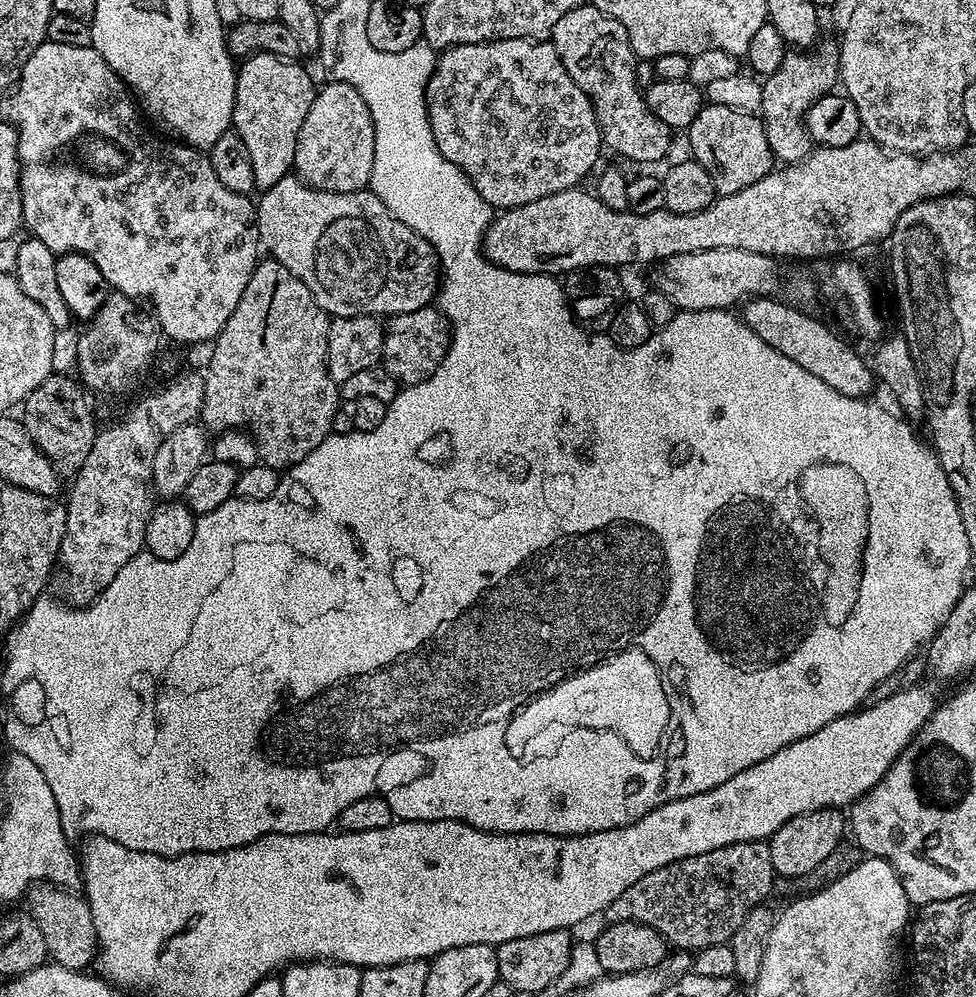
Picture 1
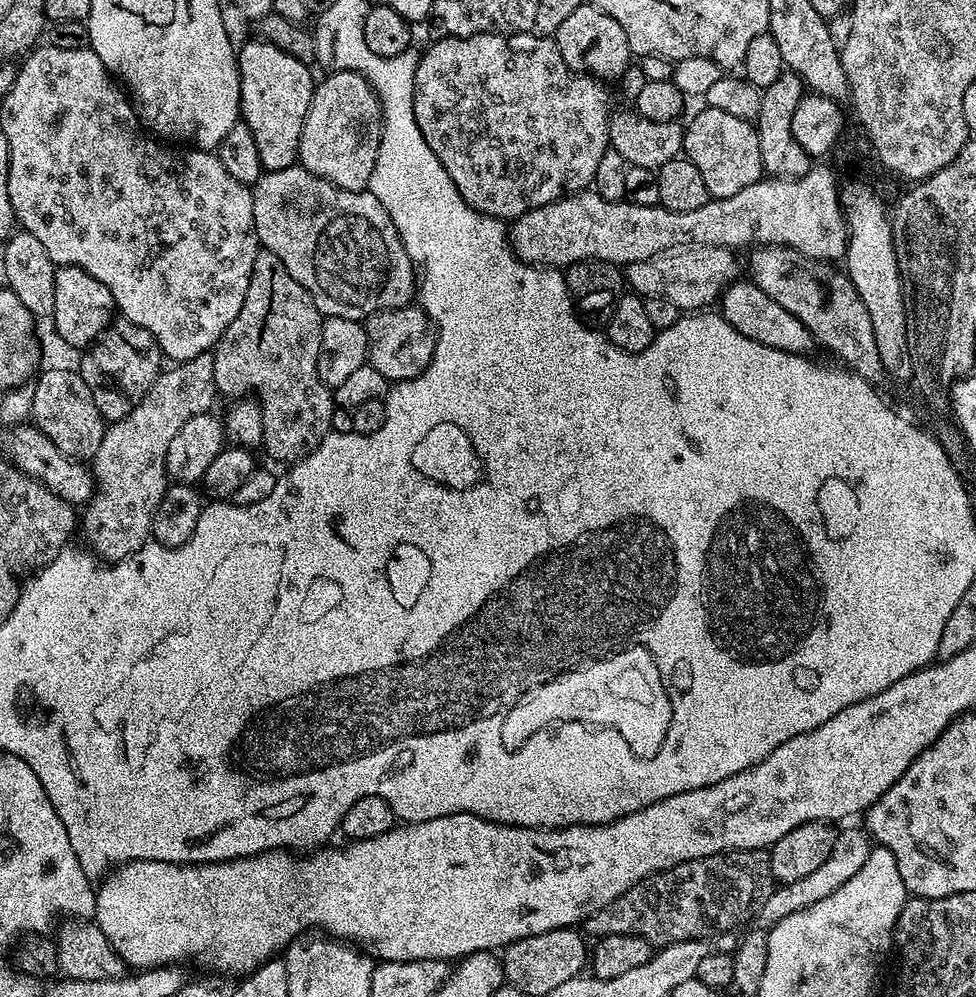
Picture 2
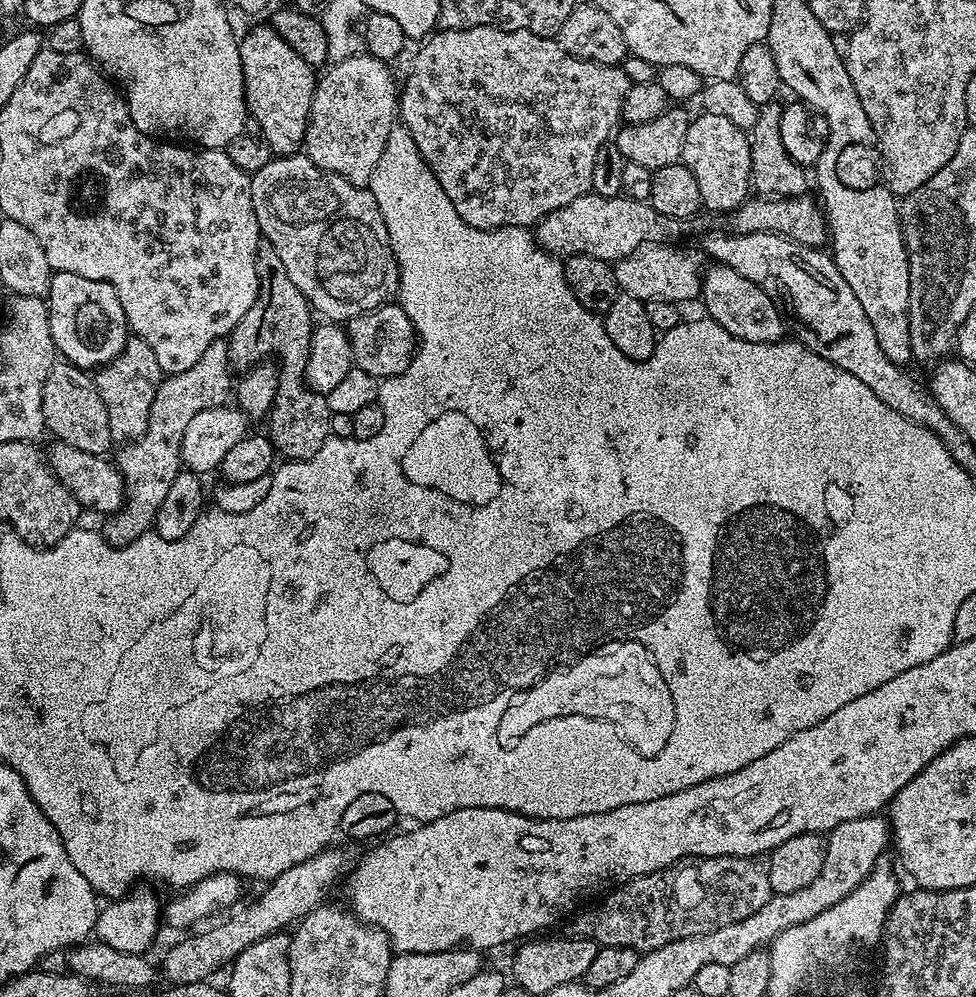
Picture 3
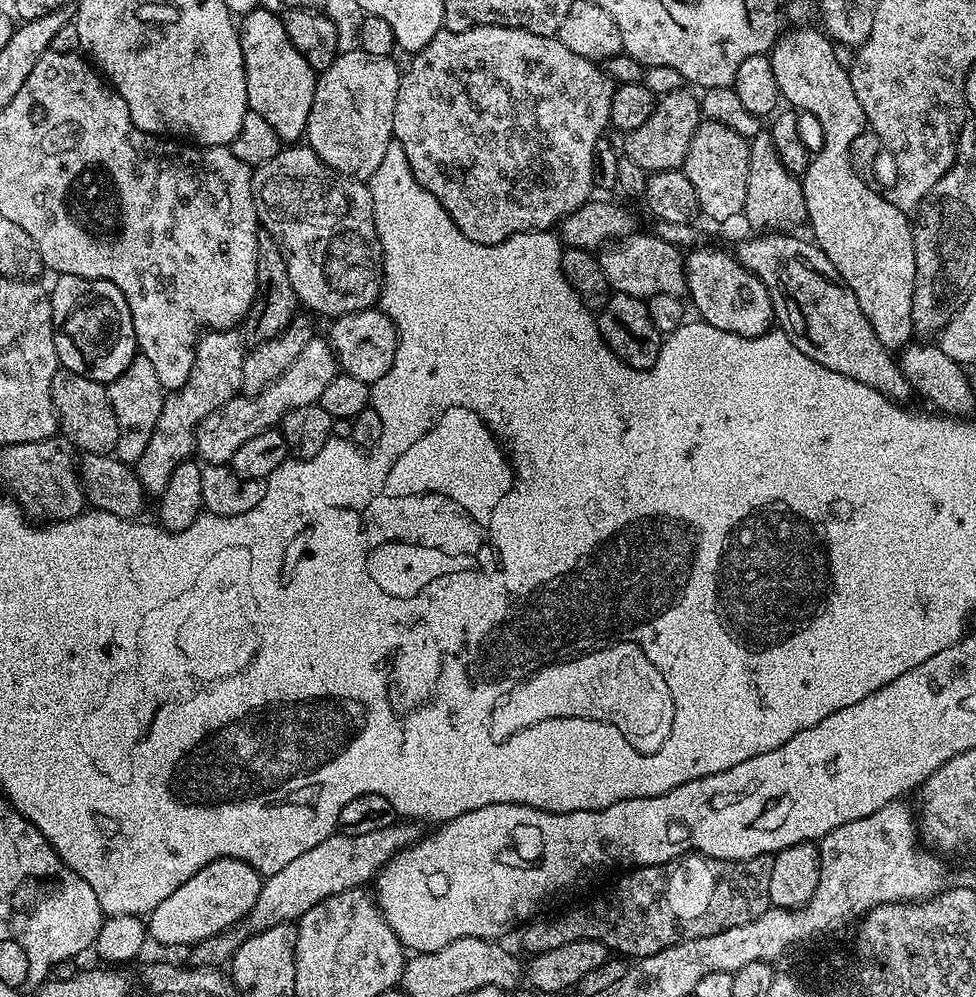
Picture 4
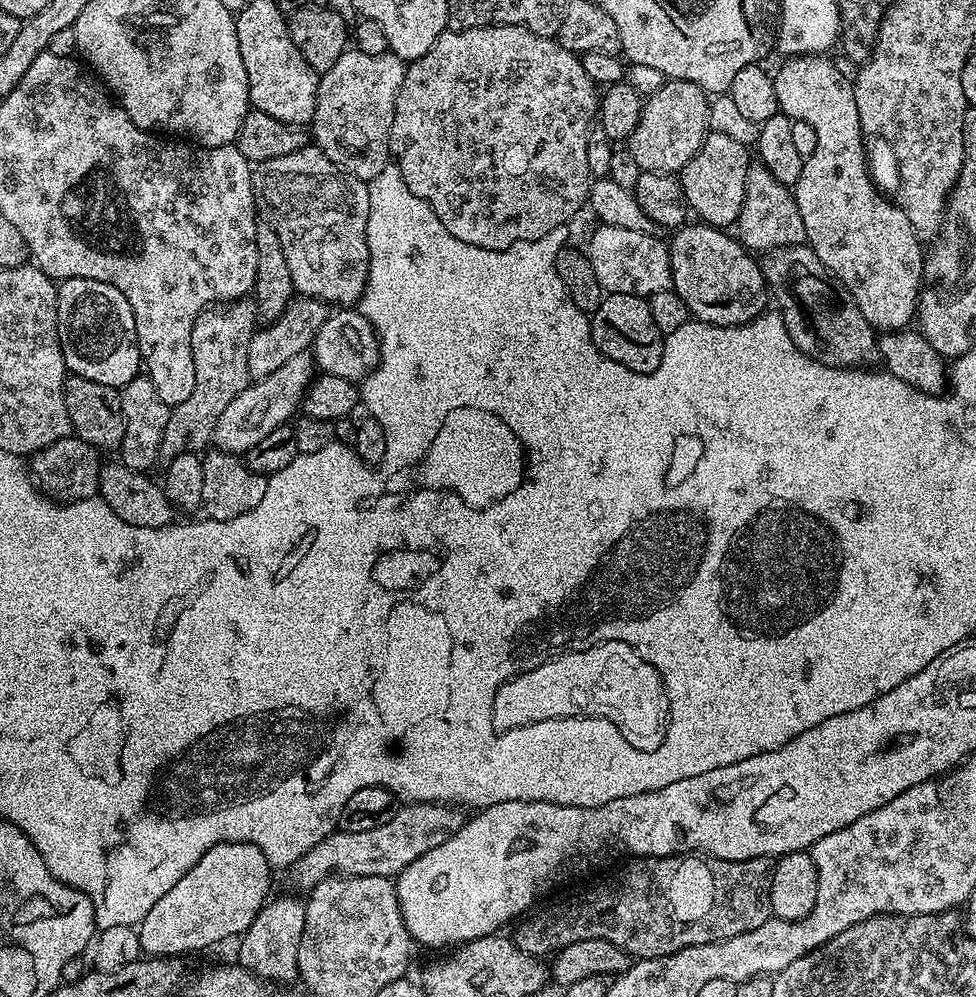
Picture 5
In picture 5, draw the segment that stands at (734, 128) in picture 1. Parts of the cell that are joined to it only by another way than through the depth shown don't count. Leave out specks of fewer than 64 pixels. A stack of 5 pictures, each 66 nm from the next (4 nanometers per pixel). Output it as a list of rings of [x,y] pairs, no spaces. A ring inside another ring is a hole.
[[[709,131],[704,137],[702,146],[690,162],[681,168],[678,179],[686,194],[686,202],[693,213],[696,212],[701,221],[711,224],[713,228],[727,229],[728,224],[735,225],[740,219],[740,207],[746,194],[746,174],[750,157],[749,149],[742,142],[736,142],[718,132]]]

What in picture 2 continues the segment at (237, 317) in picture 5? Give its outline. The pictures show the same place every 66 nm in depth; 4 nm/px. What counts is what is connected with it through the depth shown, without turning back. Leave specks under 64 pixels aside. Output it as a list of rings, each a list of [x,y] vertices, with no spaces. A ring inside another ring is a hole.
[[[203,352],[198,354],[198,358],[176,362],[168,367],[161,371],[160,377],[152,383],[150,390],[146,390],[142,402],[138,402],[138,406],[126,418],[113,420],[105,427],[102,446],[98,446],[98,450],[91,458],[94,491],[82,508],[82,532],[84,528],[85,540],[83,543],[101,561],[115,562],[129,559],[149,543],[154,514],[170,483],[166,470],[166,450],[170,450],[170,441],[174,438],[174,434],[178,434],[178,430],[182,430],[184,423],[190,422],[190,418],[195,416],[205,415],[211,409],[208,407],[218,399],[212,352]]]

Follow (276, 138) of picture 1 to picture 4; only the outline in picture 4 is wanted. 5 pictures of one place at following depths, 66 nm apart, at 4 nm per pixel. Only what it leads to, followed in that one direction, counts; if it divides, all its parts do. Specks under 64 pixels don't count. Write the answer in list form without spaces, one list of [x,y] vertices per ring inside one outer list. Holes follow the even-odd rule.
[[[267,6],[256,8],[253,12],[243,13],[238,24],[238,31],[244,69],[246,70],[246,94],[248,95],[249,109],[262,114],[262,118],[266,118],[266,122],[270,122],[270,130],[274,130],[274,134],[278,134],[281,142],[299,141],[296,139],[299,136],[301,139],[308,131],[310,106],[314,106],[317,72],[310,66],[310,62],[306,62],[306,58],[302,58],[302,54],[298,54],[298,50],[294,50],[294,42],[290,42],[290,38],[286,34],[283,19],[277,13],[275,16]]]

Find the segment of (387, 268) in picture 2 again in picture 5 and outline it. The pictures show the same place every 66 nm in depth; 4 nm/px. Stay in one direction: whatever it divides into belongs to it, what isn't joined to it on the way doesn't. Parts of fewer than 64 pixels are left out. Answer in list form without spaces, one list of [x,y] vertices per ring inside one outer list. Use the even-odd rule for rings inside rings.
[[[301,146],[294,154],[282,154],[282,158],[270,158],[255,165],[252,189],[257,213],[278,234],[282,253],[290,266],[293,289],[301,296],[313,296],[329,306],[352,306],[359,301],[368,281],[366,218],[370,214],[370,194],[365,181],[332,167],[330,158],[326,158],[321,148]]]

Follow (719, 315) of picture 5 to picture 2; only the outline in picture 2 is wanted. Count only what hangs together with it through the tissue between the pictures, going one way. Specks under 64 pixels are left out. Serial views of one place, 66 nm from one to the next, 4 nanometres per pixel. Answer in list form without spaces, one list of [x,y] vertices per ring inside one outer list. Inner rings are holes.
[[[740,278],[736,283],[729,284],[718,301],[718,308],[724,320],[730,322],[730,326],[734,326],[738,334],[754,342],[762,342],[762,346],[774,346],[774,350],[801,354],[811,353],[811,348],[814,348],[812,332],[794,314],[788,313],[774,298],[770,298],[756,284],[747,279]]]

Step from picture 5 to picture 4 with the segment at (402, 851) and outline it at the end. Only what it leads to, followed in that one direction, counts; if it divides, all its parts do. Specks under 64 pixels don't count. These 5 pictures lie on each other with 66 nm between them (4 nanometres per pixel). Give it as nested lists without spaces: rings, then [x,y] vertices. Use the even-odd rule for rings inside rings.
[[[397,822],[386,826],[382,830],[370,830],[370,834],[358,834],[348,836],[337,831],[326,842],[318,842],[306,854],[294,858],[278,874],[267,877],[261,886],[254,906],[232,927],[220,932],[214,937],[208,937],[204,941],[191,945],[191,963],[202,968],[220,968],[231,961],[232,955],[256,932],[266,930],[270,926],[299,921],[318,902],[330,898],[339,892],[345,892],[351,888],[364,888],[373,881],[377,874],[388,865],[397,852],[409,848],[415,844],[422,835],[421,825],[416,822]]]

